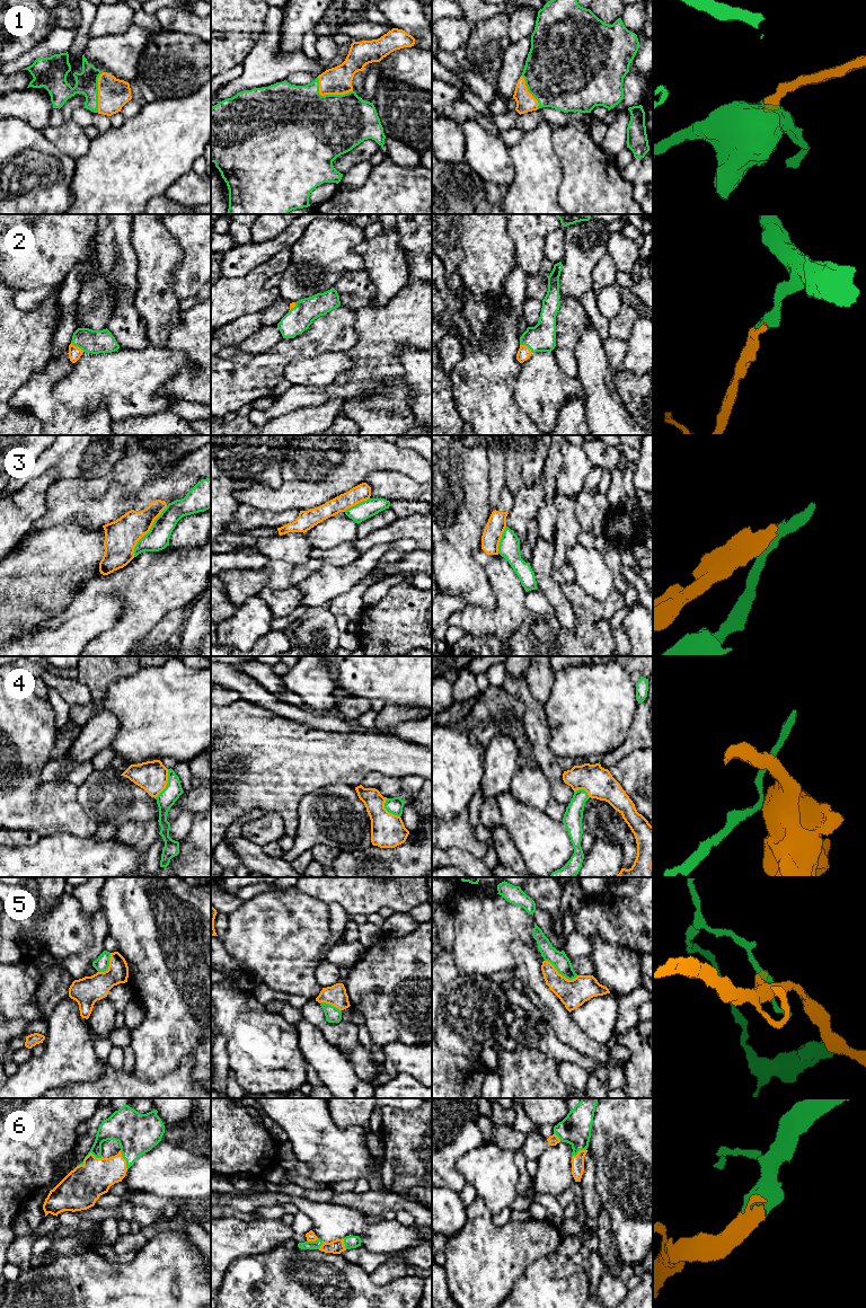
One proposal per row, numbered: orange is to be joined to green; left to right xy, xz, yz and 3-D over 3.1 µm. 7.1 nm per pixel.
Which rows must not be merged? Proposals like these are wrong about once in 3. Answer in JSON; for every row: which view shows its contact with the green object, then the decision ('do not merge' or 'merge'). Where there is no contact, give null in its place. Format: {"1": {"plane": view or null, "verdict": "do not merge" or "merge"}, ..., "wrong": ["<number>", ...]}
{"1": {"plane": "xz", "verdict": "merge"}, "2": {"plane": "xy", "verdict": "merge"}, "3": {"plane": "xy", "verdict": "do not merge"}, "4": {"plane": "xy", "verdict": "do not merge"}, "5": {"plane": "yz", "verdict": "do not merge"}, "6": {"plane": "xy", "verdict": "merge"}, "wrong": ["3", "4", "5"]}

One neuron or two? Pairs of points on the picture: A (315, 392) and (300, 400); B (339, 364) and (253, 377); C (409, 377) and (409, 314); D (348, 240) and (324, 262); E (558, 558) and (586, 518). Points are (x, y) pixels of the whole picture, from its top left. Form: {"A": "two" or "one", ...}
{"A": "one", "B": "two", "C": "two", "D": "one", "E": "two"}

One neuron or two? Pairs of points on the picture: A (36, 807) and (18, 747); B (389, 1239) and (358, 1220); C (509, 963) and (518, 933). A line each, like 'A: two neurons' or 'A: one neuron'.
A: one neuron
B: one neuron
C: one neuron

